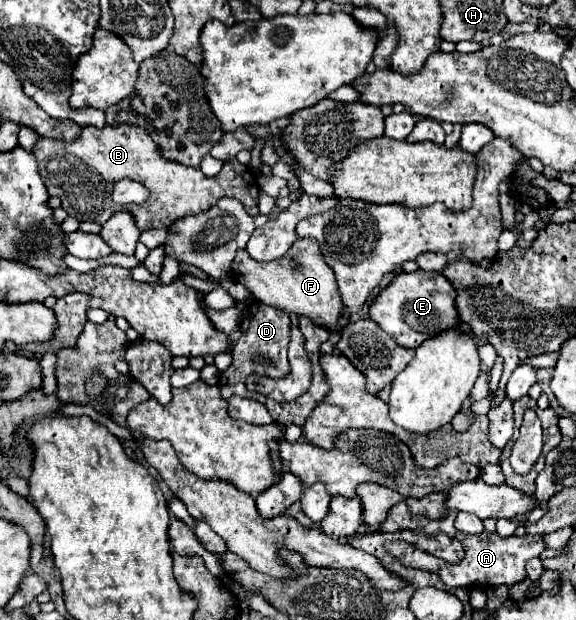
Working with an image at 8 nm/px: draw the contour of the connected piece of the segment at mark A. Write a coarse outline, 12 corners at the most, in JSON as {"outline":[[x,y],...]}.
{"outline":[[461,534],[459,564],[405,542],[387,544],[403,564],[447,586],[499,586],[525,580],[543,538]]}

